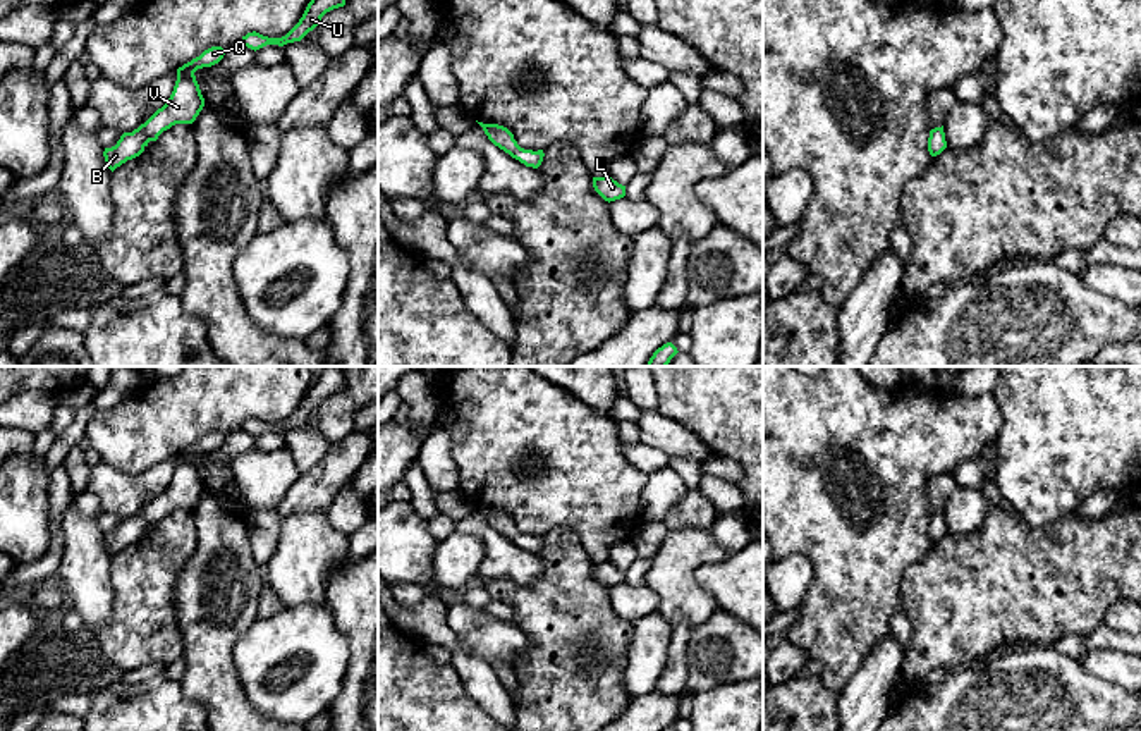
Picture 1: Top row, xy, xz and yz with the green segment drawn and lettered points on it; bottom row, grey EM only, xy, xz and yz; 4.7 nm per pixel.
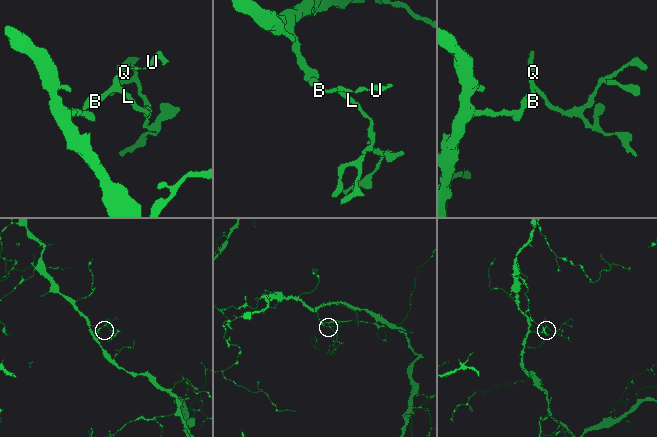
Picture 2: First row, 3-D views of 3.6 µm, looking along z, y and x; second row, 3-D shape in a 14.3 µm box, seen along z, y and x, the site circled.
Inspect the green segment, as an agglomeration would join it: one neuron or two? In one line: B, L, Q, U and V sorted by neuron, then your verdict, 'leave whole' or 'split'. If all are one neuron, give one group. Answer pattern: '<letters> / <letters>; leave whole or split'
B L Q U V; leave whole

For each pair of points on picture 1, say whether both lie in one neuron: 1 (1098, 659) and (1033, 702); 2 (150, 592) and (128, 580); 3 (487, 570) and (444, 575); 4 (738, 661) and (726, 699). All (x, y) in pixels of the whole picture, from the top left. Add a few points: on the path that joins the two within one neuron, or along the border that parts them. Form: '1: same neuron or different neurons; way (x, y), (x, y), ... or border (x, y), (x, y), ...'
1: different neurons; border (1079, 663), (1090, 673), (1119, 688)
2: same neuron; way (145, 587), (133, 580)
3: different neurons; border (466, 532), (475, 534), (485, 546), (475, 578)
4: different neurons; border (744, 680), (719, 683), (693, 695)

